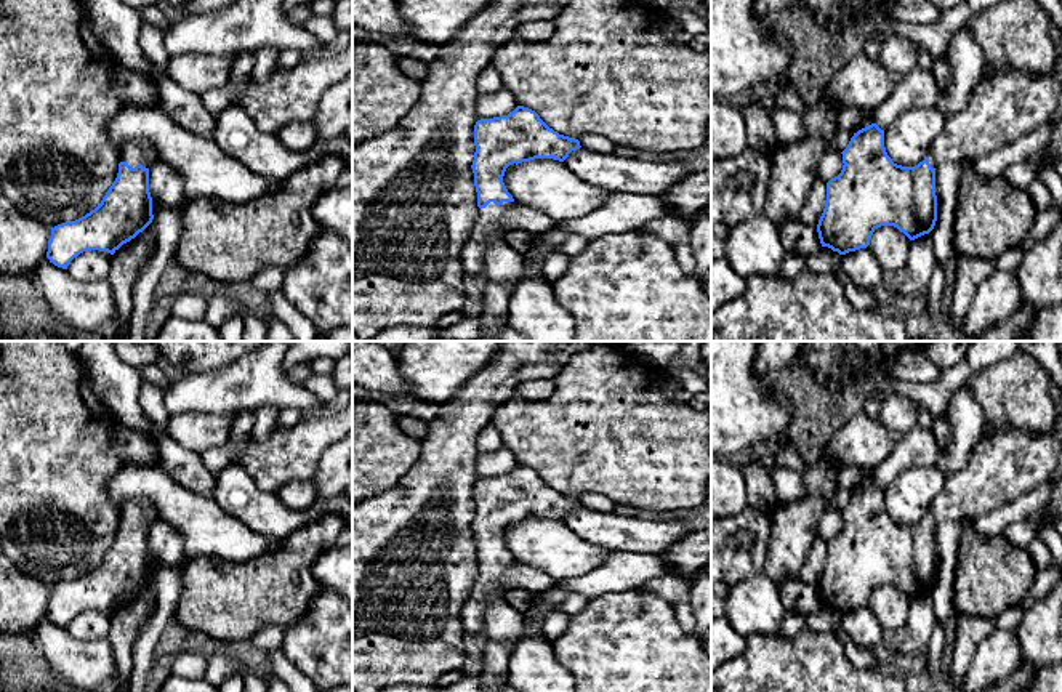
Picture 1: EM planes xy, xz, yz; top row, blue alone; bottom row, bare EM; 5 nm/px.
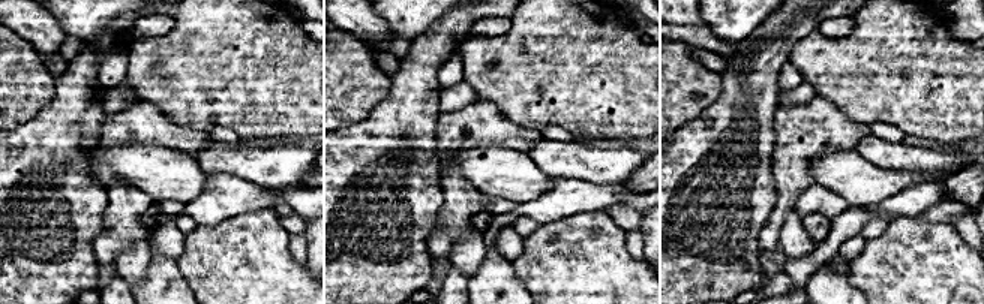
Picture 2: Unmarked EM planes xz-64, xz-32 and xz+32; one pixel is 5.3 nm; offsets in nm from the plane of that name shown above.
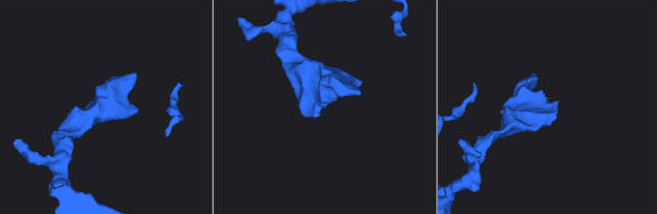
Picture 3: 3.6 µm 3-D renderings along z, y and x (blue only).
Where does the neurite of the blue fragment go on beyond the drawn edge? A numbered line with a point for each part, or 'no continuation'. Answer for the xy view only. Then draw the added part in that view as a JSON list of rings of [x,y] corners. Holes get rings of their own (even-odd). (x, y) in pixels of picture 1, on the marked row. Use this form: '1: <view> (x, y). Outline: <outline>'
1: xy (136, 151). Outline: [[[144,139],[127,141],[120,149],[120,162],[127,162],[131,168],[141,163],[151,168],[159,160],[157,151],[152,143]]]

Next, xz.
1: xz (492, 223). Outline: [[[490,202],[485,208],[479,208],[479,216],[465,243],[460,261],[466,274],[484,274],[485,253],[493,239],[505,240],[506,232],[511,229],[508,223],[508,211],[514,202],[503,202],[497,207]]]

